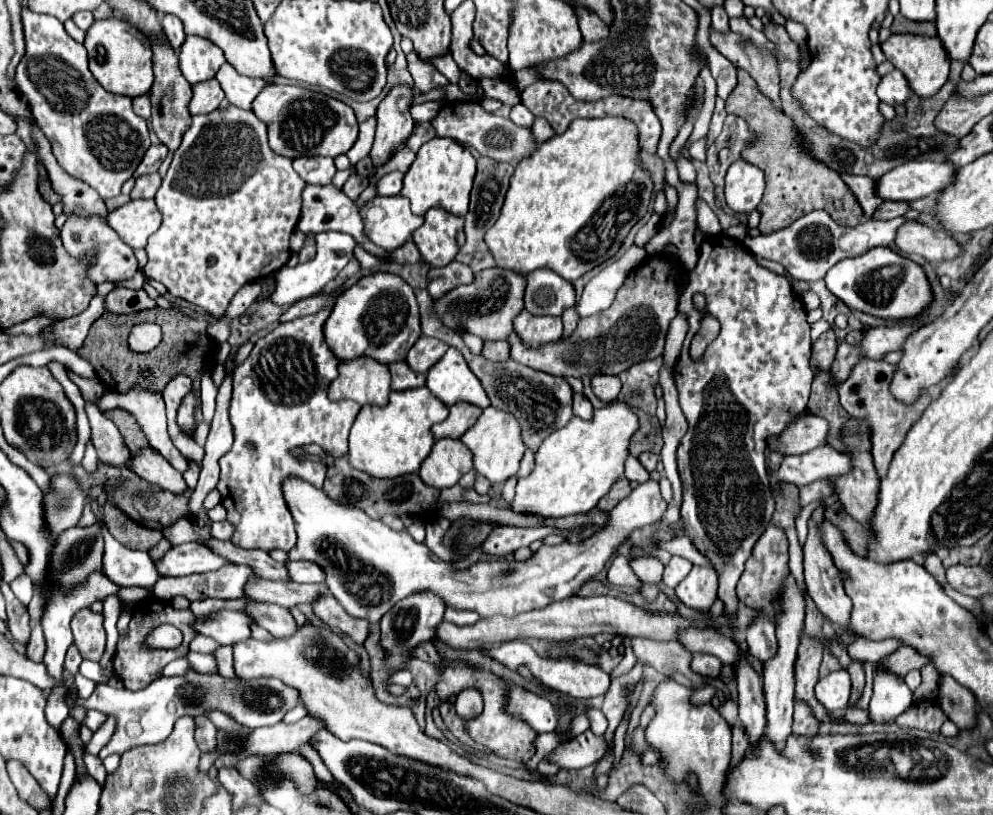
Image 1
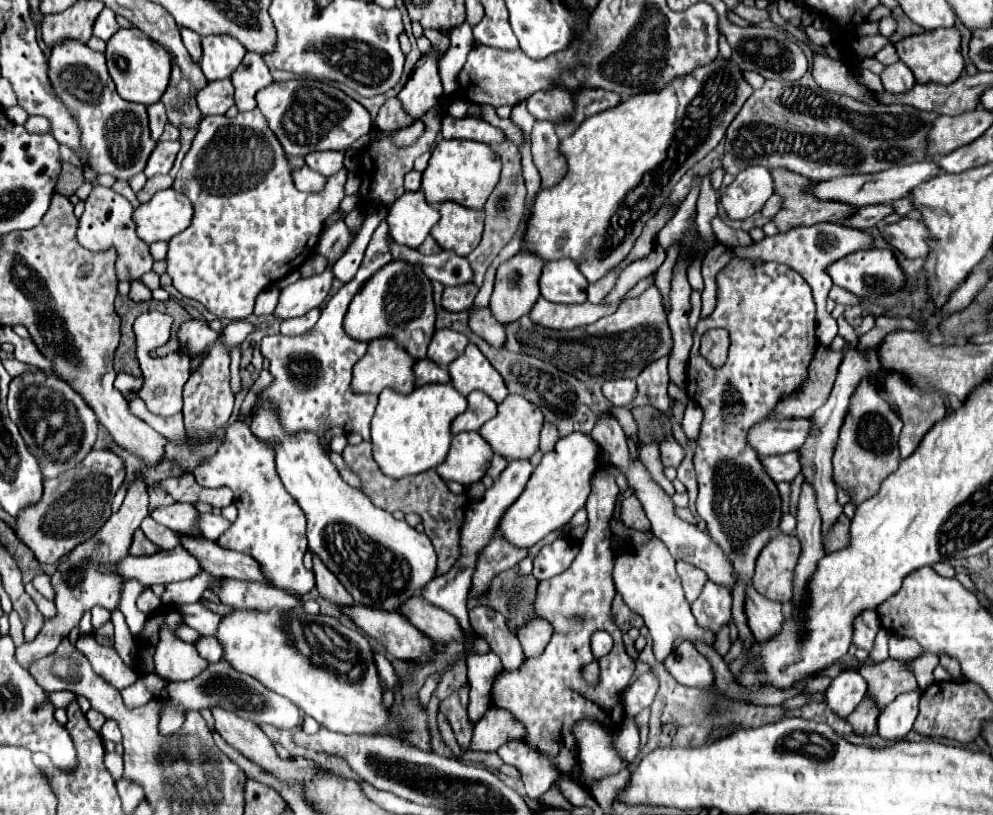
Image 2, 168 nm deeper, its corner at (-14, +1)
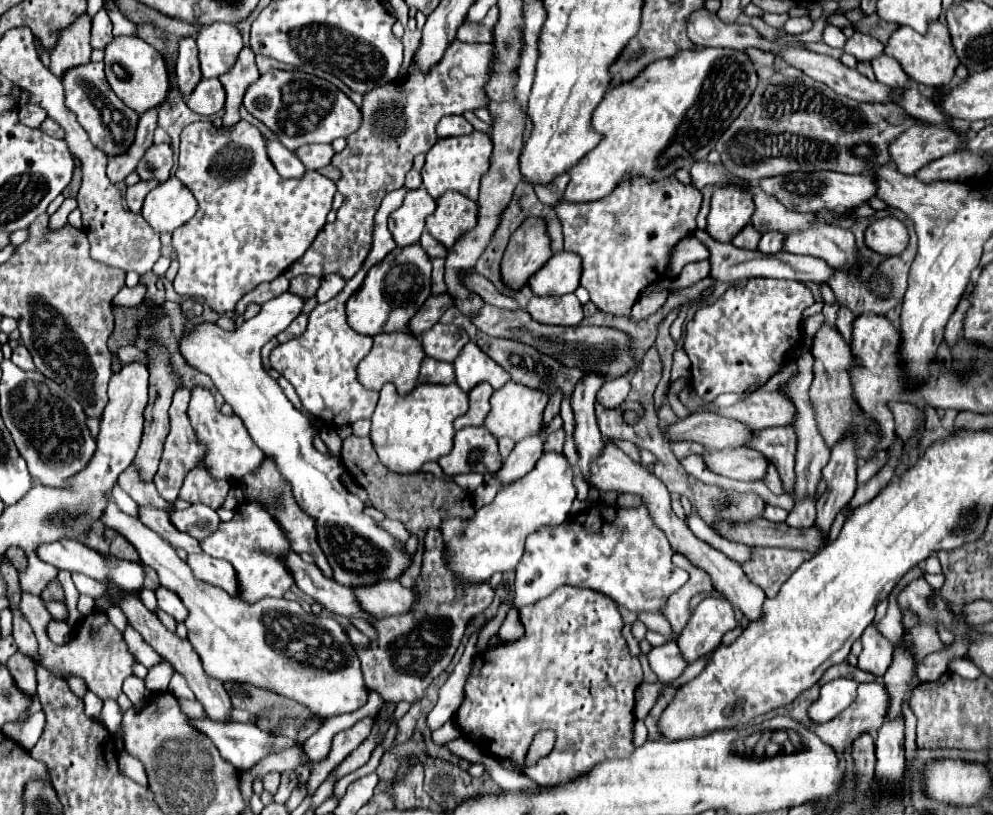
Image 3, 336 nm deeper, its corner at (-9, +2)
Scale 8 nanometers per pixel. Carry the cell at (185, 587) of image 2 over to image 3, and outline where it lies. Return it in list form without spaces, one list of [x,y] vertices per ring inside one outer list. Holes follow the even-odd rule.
[[[194,553],[194,555],[188,555],[186,563],[190,565],[190,569],[194,571],[194,575],[198,579],[212,583],[212,585],[224,589],[226,593],[230,593],[232,597],[236,597],[236,593],[238,593],[236,573],[228,561],[214,559],[206,553]]]

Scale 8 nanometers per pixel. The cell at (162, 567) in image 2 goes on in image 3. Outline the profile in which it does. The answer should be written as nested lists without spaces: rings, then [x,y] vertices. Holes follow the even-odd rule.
[[[62,539],[62,541],[54,541],[54,543],[42,543],[38,547],[38,557],[46,563],[52,563],[56,569],[78,571],[78,573],[84,573],[96,581],[114,581],[116,585],[122,585],[124,589],[138,591],[142,587],[142,581],[144,581],[144,569],[140,567],[140,563],[122,561],[122,559],[116,559],[112,555],[104,557],[104,555],[88,549],[86,545],[82,545],[78,541],[70,541],[70,539]]]

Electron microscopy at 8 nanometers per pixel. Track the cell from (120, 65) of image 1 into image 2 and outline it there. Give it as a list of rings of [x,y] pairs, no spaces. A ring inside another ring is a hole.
[[[135,26],[133,28],[119,28],[109,40],[107,40],[107,68],[109,74],[117,86],[117,92],[121,98],[129,102],[141,102],[145,106],[157,102],[167,84],[169,84],[169,72],[171,72],[171,58],[169,52],[155,44],[147,34],[139,32]]]

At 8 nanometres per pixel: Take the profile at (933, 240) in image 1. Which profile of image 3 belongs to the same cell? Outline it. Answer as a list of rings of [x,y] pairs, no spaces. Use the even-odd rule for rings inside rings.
[[[896,217],[876,219],[868,225],[864,243],[868,249],[880,255],[900,255],[908,245],[908,231],[906,225]]]

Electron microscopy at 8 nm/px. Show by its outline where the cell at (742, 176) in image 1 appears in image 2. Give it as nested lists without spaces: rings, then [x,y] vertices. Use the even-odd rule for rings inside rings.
[[[747,166],[733,180],[731,188],[721,190],[721,204],[729,218],[743,220],[761,212],[773,194],[773,178],[765,166]]]

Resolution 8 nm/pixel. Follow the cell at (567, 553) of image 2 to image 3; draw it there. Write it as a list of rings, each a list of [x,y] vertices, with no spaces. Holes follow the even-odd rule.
[[[594,503],[586,513],[570,515],[562,525],[538,529],[538,533],[530,533],[530,537],[526,537],[524,555],[516,567],[514,609],[520,611],[524,605],[532,605],[534,601],[548,597],[554,589],[570,585],[604,593],[634,613],[660,613],[660,607],[666,603],[666,597],[670,597],[672,589],[680,589],[688,579],[688,573],[672,563],[672,553],[674,551],[670,549],[666,535],[662,535],[662,531],[654,525],[646,505],[640,503],[638,507],[620,507],[618,503]]]

